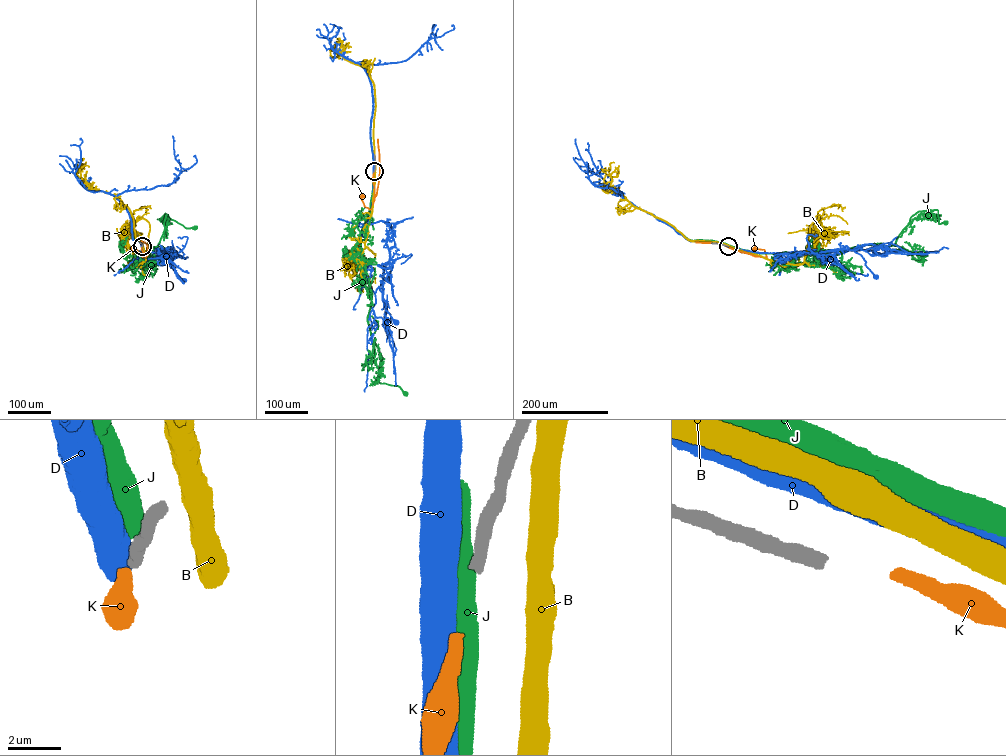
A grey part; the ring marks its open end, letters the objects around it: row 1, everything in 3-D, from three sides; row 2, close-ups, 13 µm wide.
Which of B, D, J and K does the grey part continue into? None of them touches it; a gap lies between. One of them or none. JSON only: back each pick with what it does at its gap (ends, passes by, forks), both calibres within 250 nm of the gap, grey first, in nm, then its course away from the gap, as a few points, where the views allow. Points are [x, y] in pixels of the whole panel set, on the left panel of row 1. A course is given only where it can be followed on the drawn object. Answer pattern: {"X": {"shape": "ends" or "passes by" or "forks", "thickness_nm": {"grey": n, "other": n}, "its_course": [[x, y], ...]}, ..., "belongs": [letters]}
{"K": {"shape": "ends", "thickness_nm": {"grey": 440, "other": 440}}, "belongs": ["K"]}

